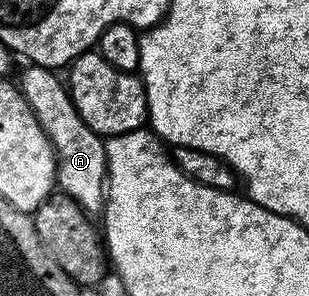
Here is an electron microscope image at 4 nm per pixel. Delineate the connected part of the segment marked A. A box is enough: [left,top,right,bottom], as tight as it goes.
[18,66,108,217]

